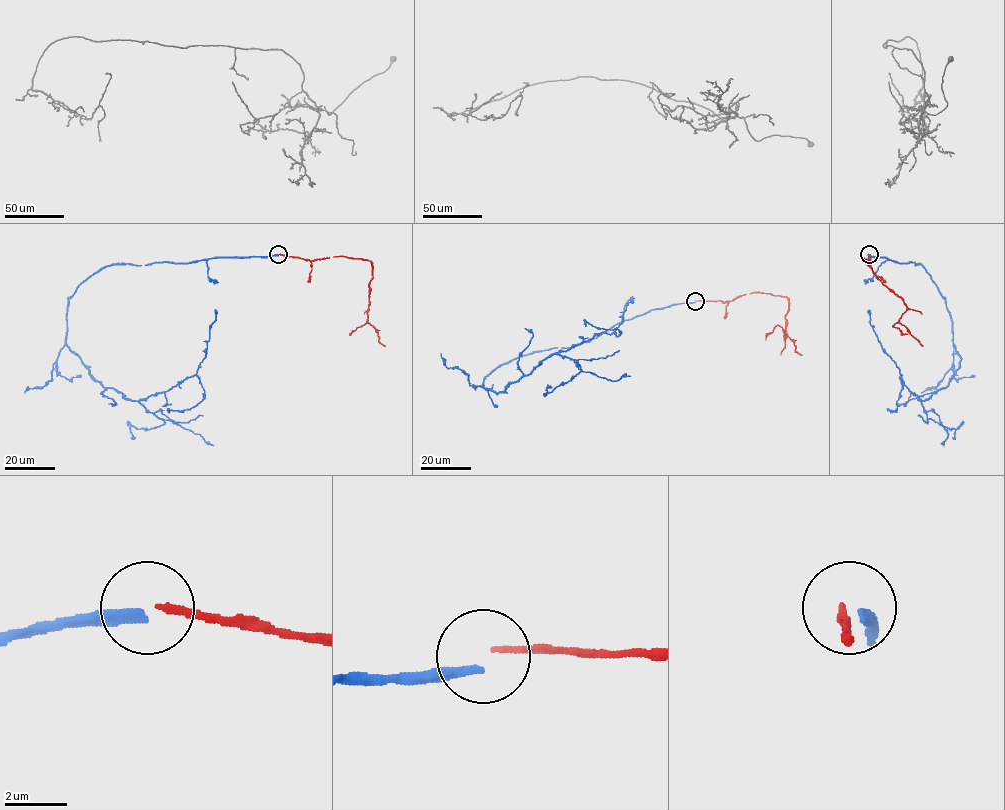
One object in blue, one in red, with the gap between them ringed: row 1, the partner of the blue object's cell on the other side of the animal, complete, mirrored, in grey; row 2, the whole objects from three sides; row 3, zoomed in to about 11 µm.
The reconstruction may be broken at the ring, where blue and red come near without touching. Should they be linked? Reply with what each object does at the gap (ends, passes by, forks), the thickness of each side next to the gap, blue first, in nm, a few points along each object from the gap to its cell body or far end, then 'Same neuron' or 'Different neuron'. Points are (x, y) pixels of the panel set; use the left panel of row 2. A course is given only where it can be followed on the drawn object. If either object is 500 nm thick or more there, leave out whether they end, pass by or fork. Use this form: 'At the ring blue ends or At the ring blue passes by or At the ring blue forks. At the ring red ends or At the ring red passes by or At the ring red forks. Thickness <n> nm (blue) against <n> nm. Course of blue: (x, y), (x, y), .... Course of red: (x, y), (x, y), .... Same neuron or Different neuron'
At the ring blue ends. At the ring red ends. Thickness 320 nm (blue) against 190 nm. Course of blue: (278, 254), (100, 268), (68, 298), (66, 344), (104, 387), (142, 400), (196, 373), (215, 309). Course of red: (279, 254), (306, 260), (346, 256), (369, 260), (372, 279), (369, 285), (367, 322), (385, 346). Different neuron

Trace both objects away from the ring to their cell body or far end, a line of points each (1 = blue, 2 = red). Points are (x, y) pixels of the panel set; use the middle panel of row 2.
1: (694, 302), (650, 309), (573, 346), (516, 357), (482, 385), (501, 392), (548, 357), (613, 332), (631, 301)
2: (695, 301), (726, 302), (752, 292), (786, 296), (789, 311), (785, 317), (785, 339), (783, 332), (802, 355)

